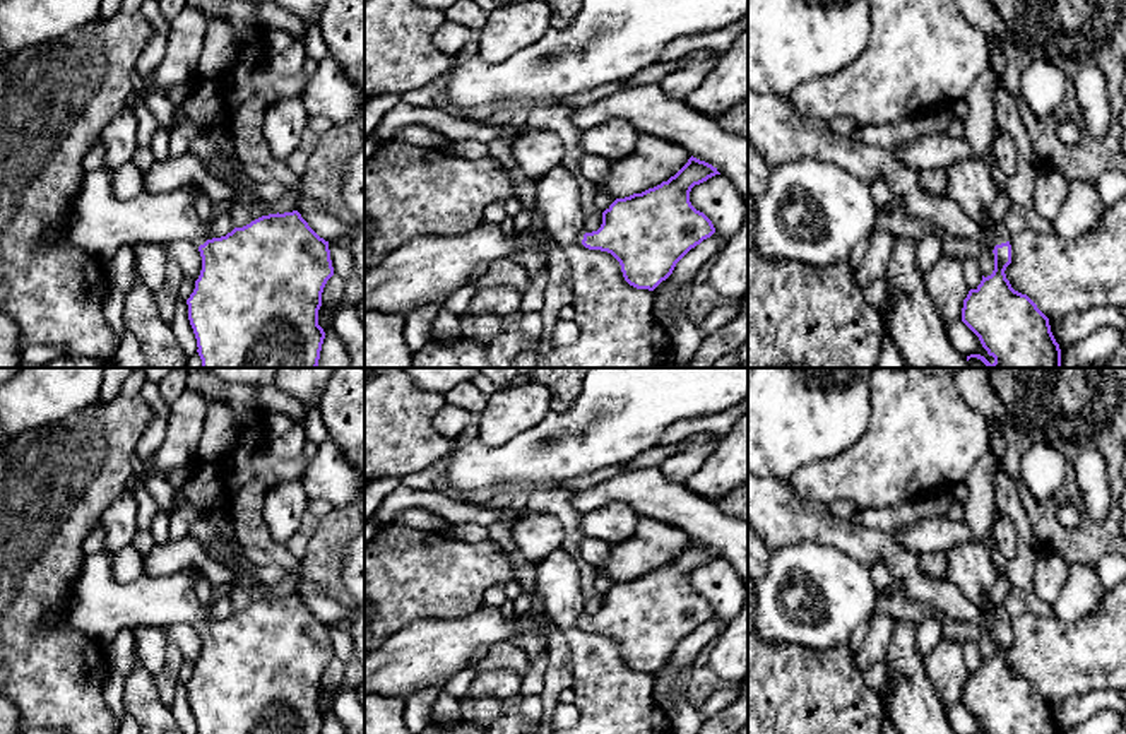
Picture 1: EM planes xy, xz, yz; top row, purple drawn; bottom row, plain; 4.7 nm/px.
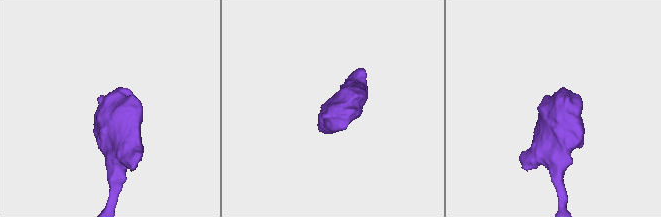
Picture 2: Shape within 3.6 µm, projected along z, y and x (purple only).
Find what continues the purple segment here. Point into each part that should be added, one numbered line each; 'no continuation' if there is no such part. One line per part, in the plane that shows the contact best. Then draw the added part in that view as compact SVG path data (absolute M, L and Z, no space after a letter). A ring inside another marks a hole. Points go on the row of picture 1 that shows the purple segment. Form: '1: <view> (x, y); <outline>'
1: yz (971, 185); M979 157L953 163L946 169L946 197L969 216L981 229L994 233L996 245L1010 241L1011 234L1003 222L993 222L987 210L998 197L991 169Z

